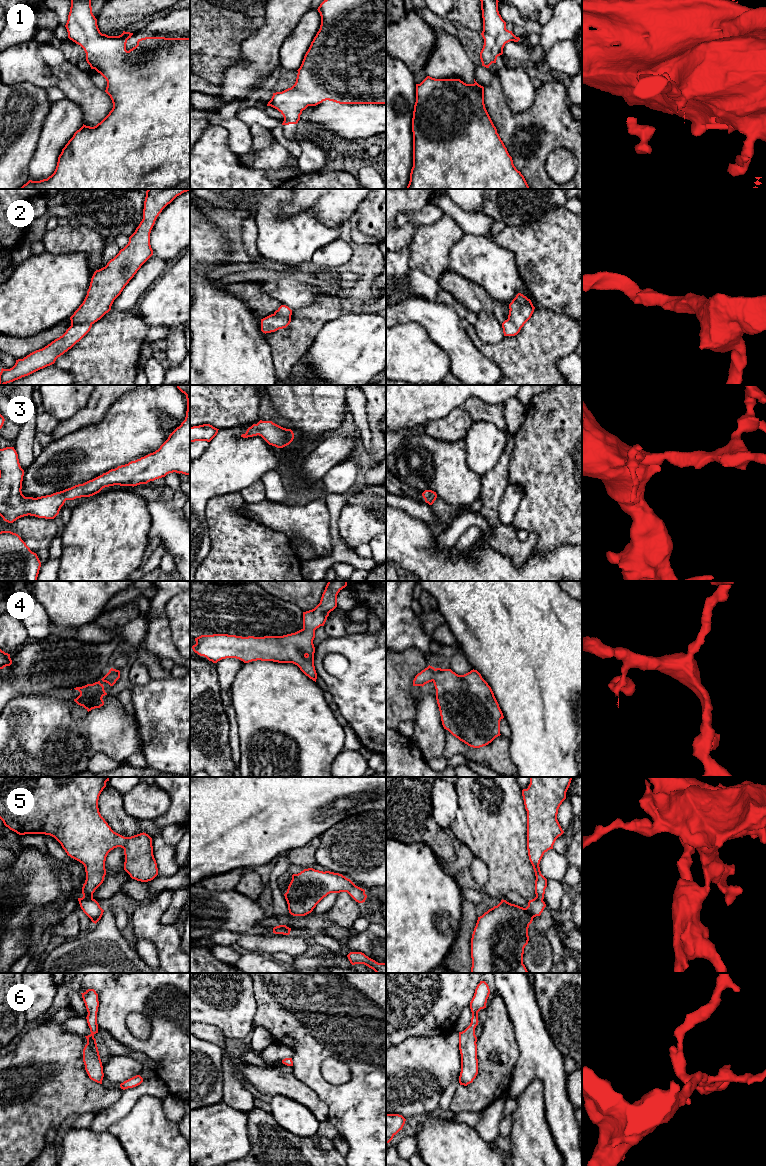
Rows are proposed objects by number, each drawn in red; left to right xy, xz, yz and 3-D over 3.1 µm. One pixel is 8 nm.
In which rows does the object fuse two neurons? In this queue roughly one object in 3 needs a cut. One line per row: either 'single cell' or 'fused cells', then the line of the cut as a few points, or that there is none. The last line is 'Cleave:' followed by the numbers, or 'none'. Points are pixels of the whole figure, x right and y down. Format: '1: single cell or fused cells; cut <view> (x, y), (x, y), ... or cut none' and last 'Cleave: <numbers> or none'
1: single cell; cut none
2: single cell; cut none
3: single cell; cut none
4: single cell; cut none
5: fused cells; cut xz (286, 926), (278, 933)
6: single cell; cut none
Cleave: 5

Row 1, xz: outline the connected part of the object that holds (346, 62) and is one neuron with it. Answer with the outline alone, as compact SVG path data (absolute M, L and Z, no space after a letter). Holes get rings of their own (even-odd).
M324 0L318 7L321 16L320 29L306 52L300 68L297 70L295 84L282 92L273 93L267 106L277 109L284 117L282 125L297 124L302 111L308 106L316 106L329 100L339 104L386 104L386 0Z

